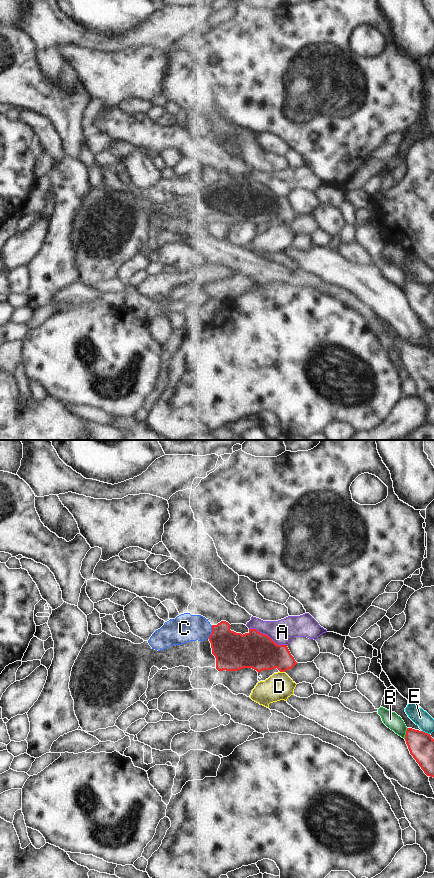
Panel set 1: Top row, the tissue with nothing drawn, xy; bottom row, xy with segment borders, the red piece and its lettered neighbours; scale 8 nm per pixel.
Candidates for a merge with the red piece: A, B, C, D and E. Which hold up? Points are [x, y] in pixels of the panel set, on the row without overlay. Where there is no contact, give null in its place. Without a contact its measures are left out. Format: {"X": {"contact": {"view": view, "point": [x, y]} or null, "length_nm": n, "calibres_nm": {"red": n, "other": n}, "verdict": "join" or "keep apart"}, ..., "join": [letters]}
{"A": {"contact": {"view": "xy", "point": [267, 187]}, "length_nm": 340, "calibres_nm": {"red": 300, "other": 200}, "verdict": "keep apart"}, "B": {"contact": {"view": "xy", "point": [406, 285]}, "length_nm": 90, "calibres_nm": {"red": 200, "other": 120}, "verdict": "keep apart"}, "C": {"contact": {"view": "xy", "point": [212, 184]}, "length_nm": 120, "calibres_nm": {"red": 300, "other": 220}, "verdict": "keep apart"}, "D": {"contact": {"view": "xy", "point": [282, 223]}, "length_nm": 40, "calibres_nm": {"red": 300, "other": 220}, "verdict": "keep apart"}, "E": {"contact": {"view": "xy", "point": [426, 285]}, "length_nm": 70, "calibres_nm": {"red": 200, "other": 130}, "verdict": "keep apart"}, "join": []}

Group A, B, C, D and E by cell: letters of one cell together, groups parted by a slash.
A C / B / D / E

